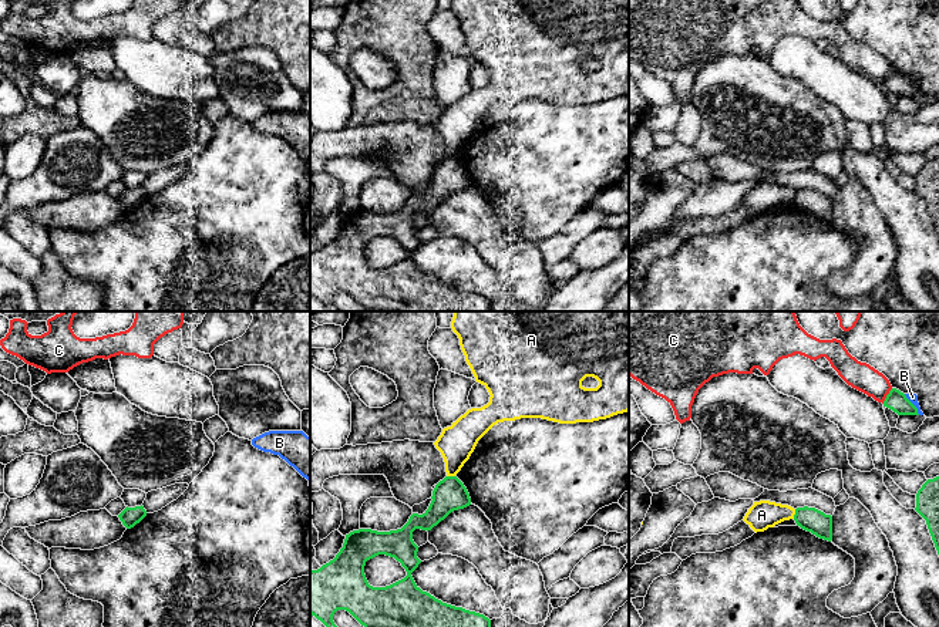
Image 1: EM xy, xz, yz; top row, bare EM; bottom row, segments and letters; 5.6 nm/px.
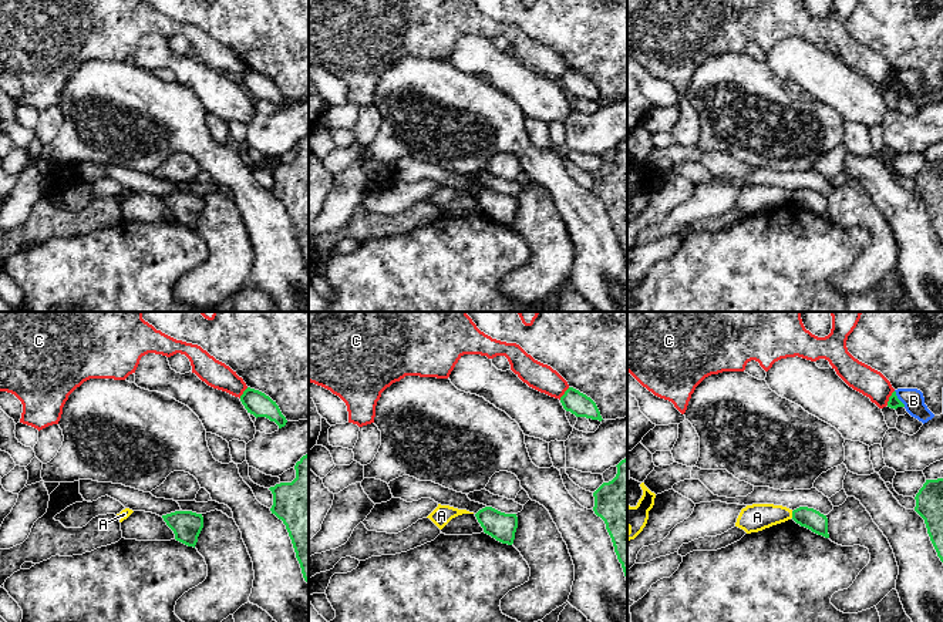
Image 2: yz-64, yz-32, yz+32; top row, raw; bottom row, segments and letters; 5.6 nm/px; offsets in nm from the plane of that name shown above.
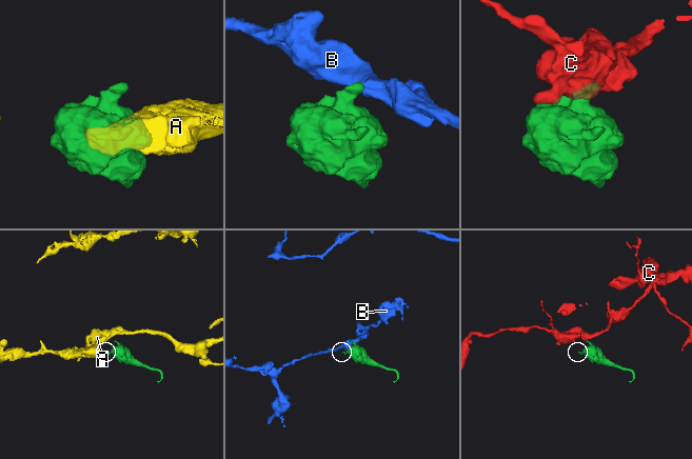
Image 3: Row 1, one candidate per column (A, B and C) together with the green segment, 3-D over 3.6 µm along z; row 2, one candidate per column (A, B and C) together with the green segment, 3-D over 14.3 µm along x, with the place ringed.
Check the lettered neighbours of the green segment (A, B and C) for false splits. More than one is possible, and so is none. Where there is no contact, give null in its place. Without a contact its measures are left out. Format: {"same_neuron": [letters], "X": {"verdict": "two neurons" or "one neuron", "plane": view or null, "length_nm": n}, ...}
{"same_neuron": [], "A": {"verdict": "two neurons", "plane": "yz", "length_nm": 60}, "B": {"verdict": "two neurons", "plane": "yz", "length_nm": 150}, "C": {"verdict": "two neurons", "plane": "yz", "length_nm": 110}}

